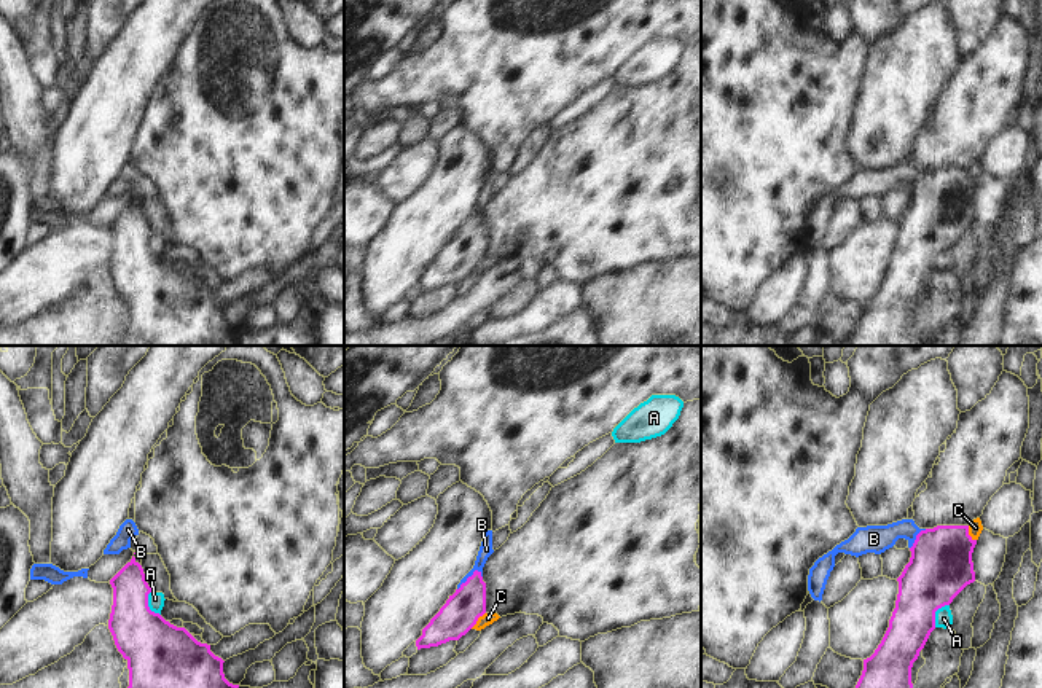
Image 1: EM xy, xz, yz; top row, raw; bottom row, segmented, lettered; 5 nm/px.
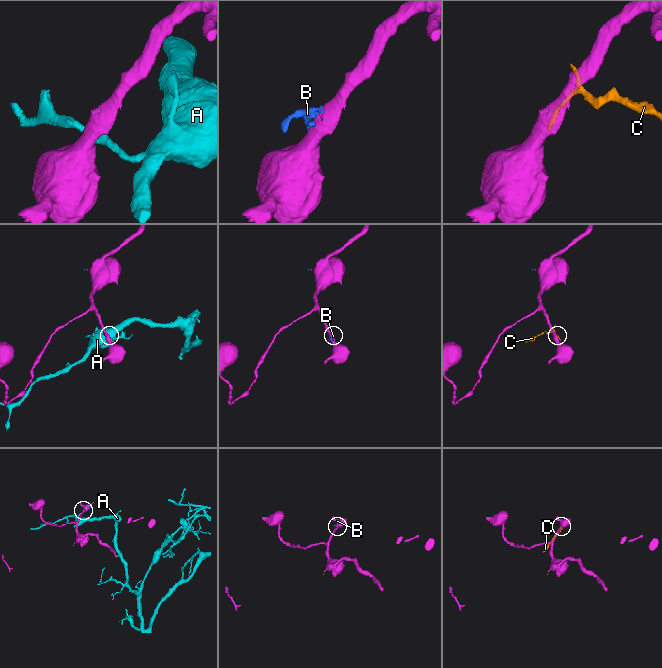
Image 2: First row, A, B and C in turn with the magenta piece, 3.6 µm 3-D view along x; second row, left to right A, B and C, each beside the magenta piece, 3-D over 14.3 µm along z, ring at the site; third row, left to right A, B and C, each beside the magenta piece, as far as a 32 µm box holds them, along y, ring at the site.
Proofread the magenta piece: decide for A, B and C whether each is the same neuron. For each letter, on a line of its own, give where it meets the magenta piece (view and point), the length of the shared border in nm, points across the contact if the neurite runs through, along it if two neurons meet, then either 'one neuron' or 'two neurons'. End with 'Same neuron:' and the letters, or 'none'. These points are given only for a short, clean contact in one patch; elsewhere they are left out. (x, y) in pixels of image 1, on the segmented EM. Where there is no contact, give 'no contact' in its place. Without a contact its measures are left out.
A: meets magenta in xy at (147, 605); contact 140 nm long; two neurons
B: meets magenta in xz at (469, 577); contact 160 nm long; runs through xz (461, 612), (469, 602), (469, 577), (478, 567), (486, 550); one neuron
C: meets magenta in xz at (477, 620); contact 120 nm long; two neurons
Same neuron: B

